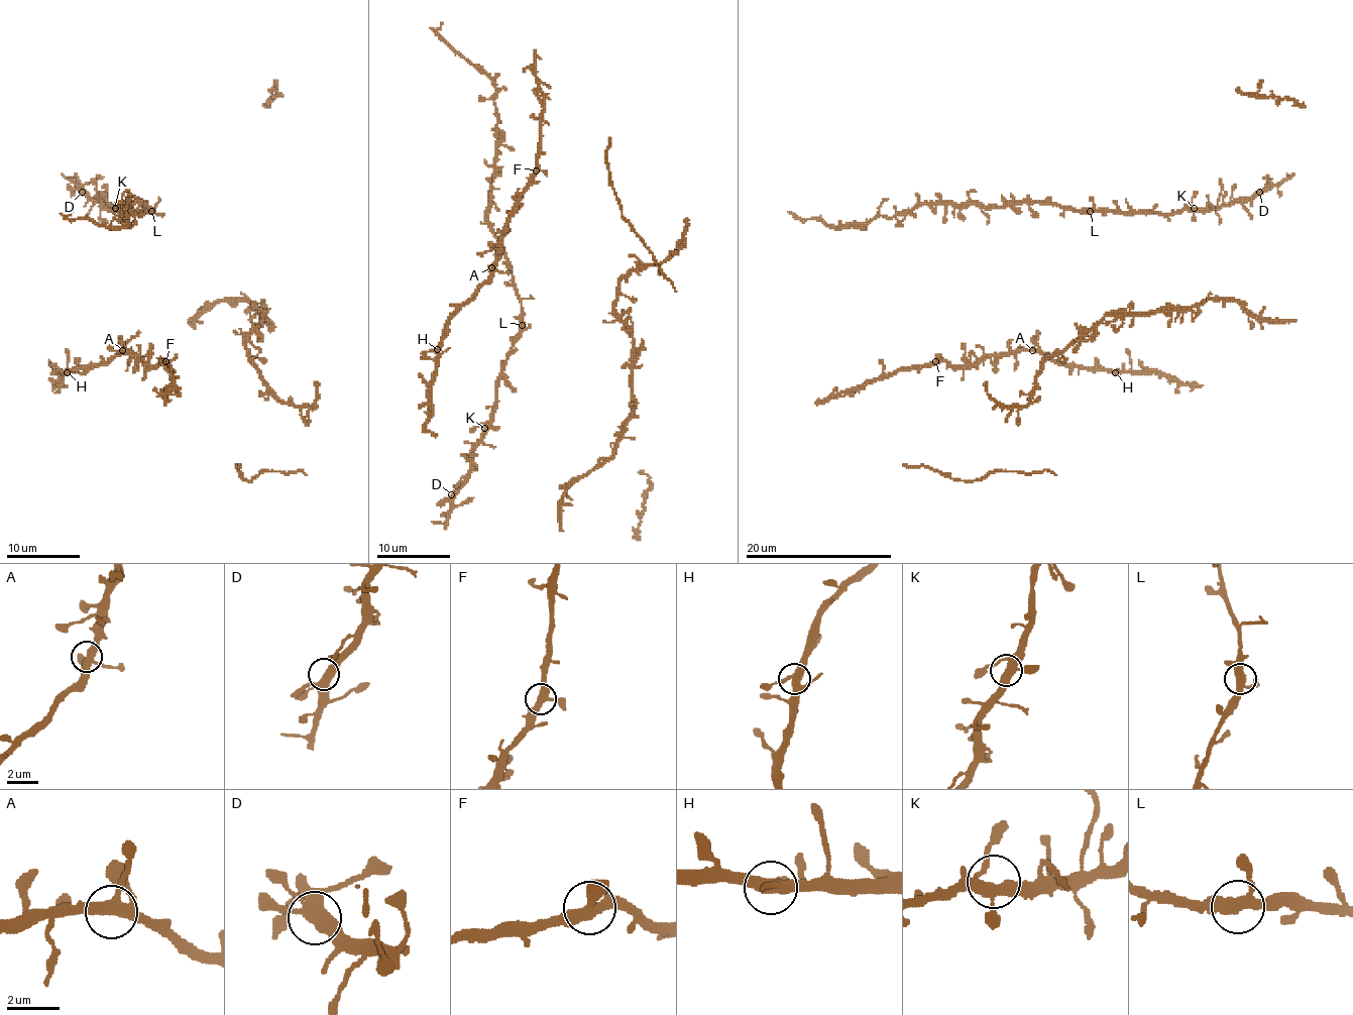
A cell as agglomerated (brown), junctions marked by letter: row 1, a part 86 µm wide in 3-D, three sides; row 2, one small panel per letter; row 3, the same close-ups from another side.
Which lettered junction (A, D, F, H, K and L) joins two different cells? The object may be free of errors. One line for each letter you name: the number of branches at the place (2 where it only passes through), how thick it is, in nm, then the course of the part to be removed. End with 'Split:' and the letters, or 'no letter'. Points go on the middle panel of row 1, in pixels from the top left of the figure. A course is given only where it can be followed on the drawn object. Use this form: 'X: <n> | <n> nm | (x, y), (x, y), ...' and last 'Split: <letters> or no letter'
Split: no letter

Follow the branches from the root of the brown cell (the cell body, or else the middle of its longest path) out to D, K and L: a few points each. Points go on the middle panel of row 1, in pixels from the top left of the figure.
D: (499, 428), (486, 432), (471, 456), (468, 477), (451, 494)
K: (499, 428), (484, 428)
L: (499, 428), (490, 427), (495, 408), (495, 384), (521, 324)

